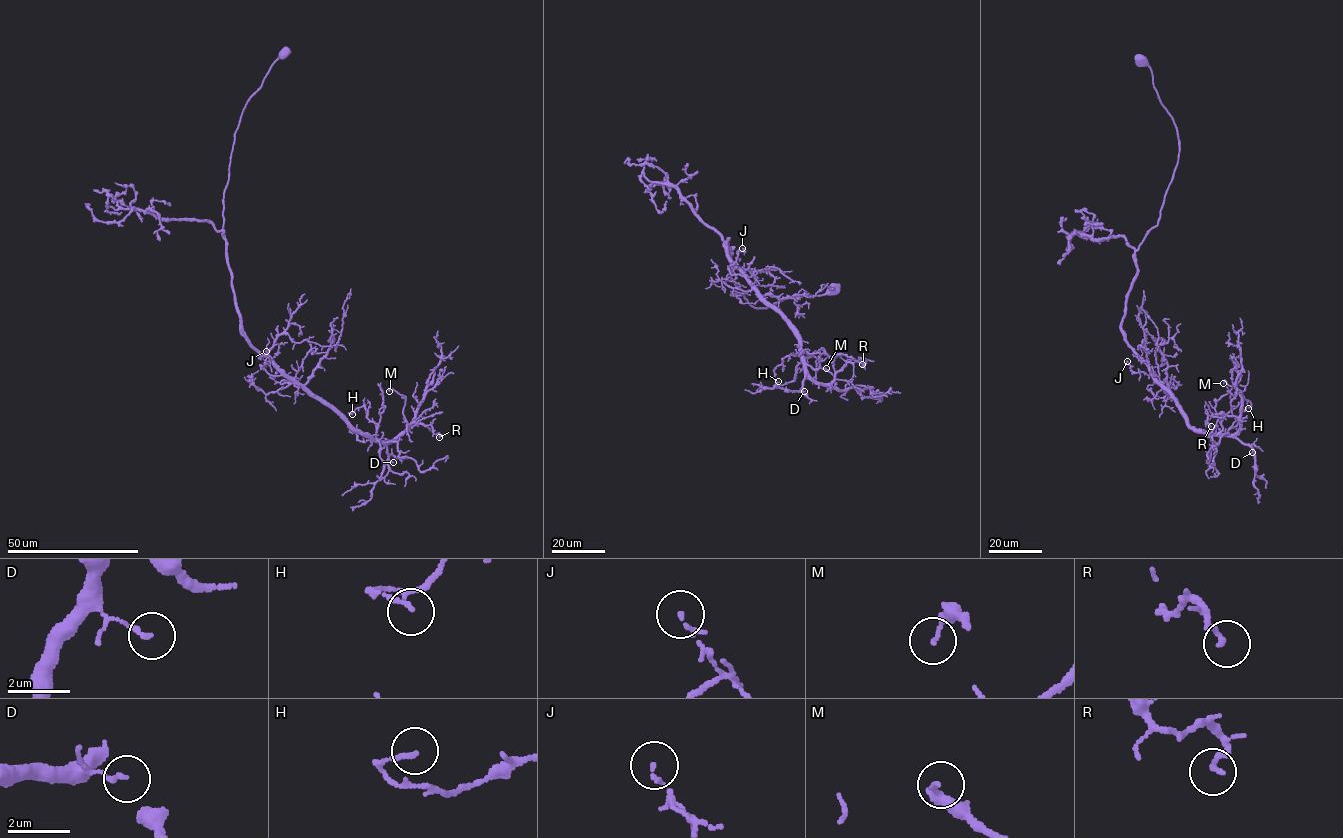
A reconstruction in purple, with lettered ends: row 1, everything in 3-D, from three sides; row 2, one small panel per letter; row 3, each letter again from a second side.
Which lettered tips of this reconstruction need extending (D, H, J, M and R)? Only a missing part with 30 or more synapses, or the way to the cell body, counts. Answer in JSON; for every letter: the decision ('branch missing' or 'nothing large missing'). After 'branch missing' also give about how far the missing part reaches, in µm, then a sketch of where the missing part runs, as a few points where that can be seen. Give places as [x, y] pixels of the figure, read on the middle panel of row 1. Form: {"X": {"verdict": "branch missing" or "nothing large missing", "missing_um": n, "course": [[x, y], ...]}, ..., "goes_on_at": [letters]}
{"D": {"verdict": "nothing large missing"}, "H": {"verdict": "nothing large missing"}, "J": {"verdict": "nothing large missing"}, "M": {"verdict": "nothing large missing"}, "R": {"verdict": "nothing large missing"}, "goes_on_at": []}

